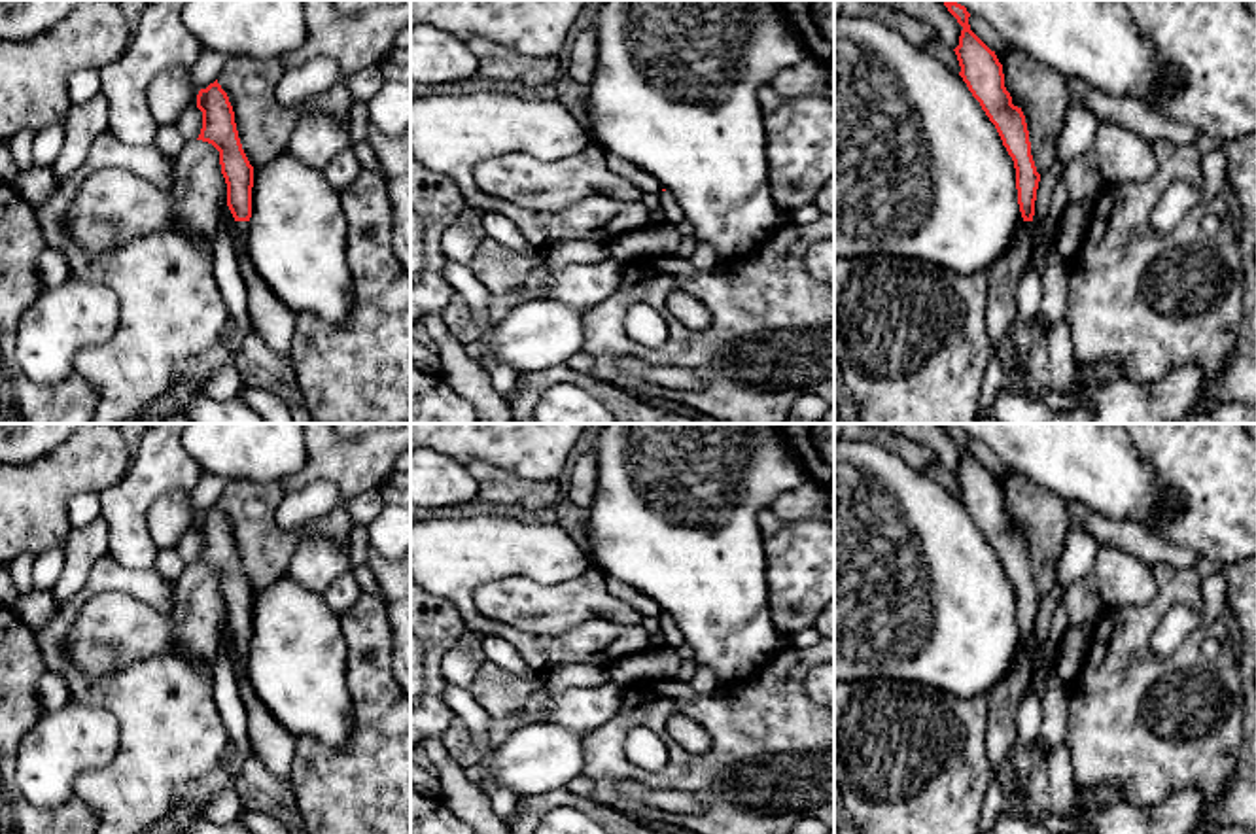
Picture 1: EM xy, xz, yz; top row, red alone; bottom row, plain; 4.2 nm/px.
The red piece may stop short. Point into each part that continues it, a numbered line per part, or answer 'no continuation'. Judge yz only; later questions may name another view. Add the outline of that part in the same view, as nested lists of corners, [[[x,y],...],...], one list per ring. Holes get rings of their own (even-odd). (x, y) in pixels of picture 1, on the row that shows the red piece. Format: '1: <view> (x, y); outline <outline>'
1: yz (1041, 248); outline [[[1025,221],[1025,227],[1029,231],[1029,238],[1031,238],[1031,244],[1033,244],[1033,233],[1038,231],[1040,233],[1040,240],[1038,244],[1035,246],[1035,265],[1037,269],[1040,270],[1042,269],[1042,261],[1046,257],[1046,248],[1054,248],[1054,240],[1050,240],[1046,235],[1044,235],[1044,221],[1040,223],[1035,223],[1035,221]]]

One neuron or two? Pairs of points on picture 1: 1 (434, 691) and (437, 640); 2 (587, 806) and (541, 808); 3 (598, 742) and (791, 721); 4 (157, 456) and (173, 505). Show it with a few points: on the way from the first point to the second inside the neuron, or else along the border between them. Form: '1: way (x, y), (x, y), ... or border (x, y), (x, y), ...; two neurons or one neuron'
1: way (434, 677), (434, 653); one neuron
2: way (575, 800), (553, 800); one neuron
3: way (645, 778), (710, 774), (723, 761), (744, 753); one neuron
4: border (190, 492), (165, 492), (152, 505), (146, 530); two neurons

